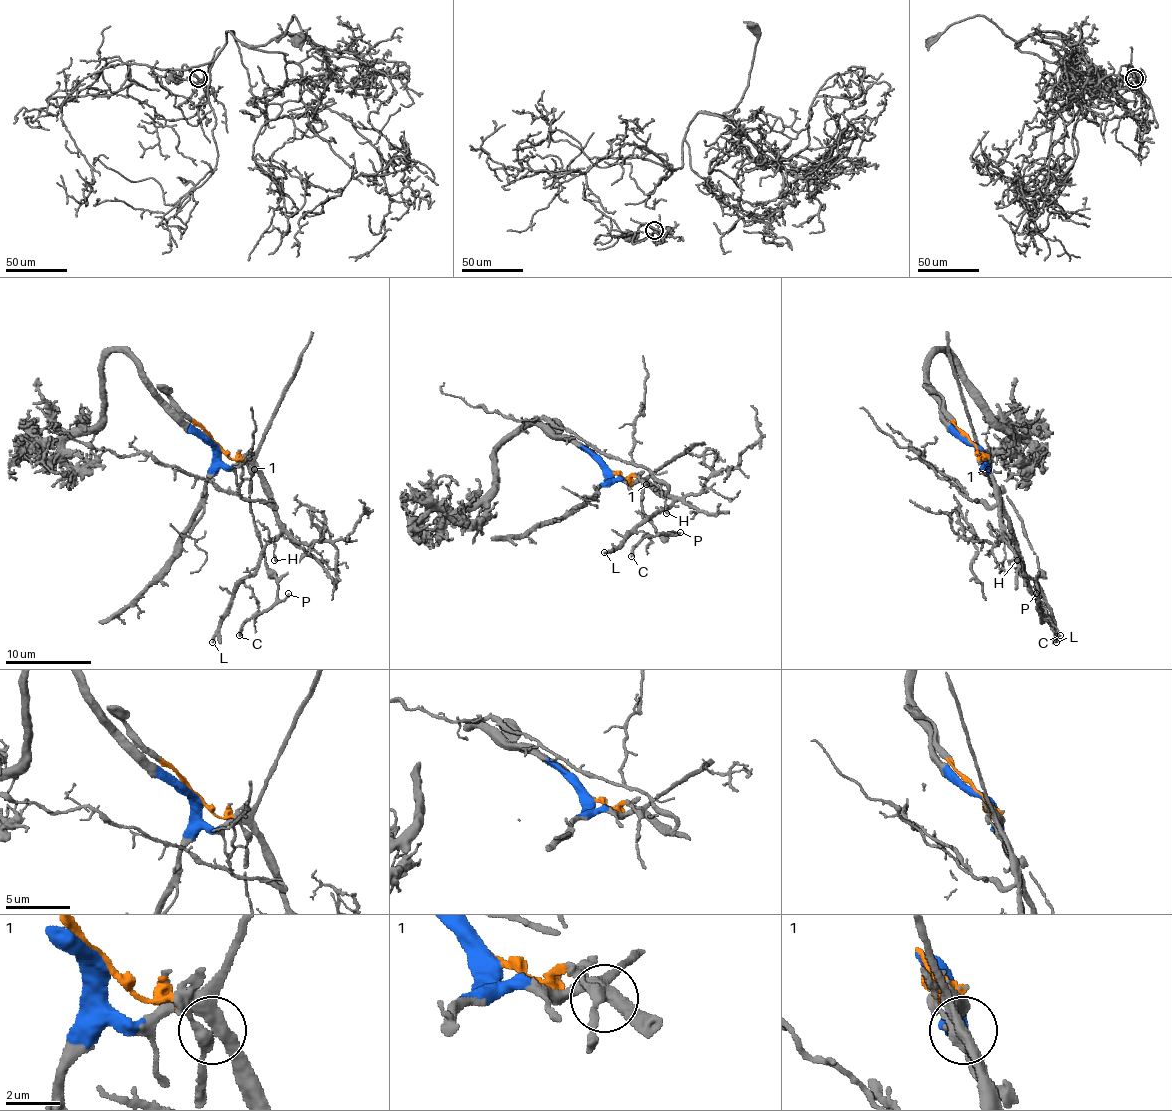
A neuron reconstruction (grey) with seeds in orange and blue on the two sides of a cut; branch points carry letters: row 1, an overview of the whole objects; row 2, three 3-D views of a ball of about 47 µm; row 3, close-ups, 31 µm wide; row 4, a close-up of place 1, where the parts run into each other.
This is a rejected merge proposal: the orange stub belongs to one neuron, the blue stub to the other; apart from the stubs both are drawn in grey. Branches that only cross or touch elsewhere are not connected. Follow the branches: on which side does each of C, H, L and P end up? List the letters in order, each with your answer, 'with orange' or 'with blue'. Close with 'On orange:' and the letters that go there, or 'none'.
C: with orange
H: with blue
L: with blue
P: with orange
On orange: C, P

